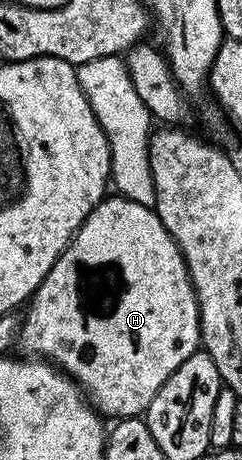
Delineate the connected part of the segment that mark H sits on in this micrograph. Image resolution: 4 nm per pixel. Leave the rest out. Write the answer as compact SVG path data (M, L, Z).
M121 195L107 196L88 215L88 219L74 233L74 238L68 243L68 247L56 259L56 263L48 271L48 275L40 283L40 287L30 298L25 306L26 317L21 318L17 348L22 348L23 354L34 359L45 359L49 364L62 370L66 376L78 382L83 394L88 398L91 405L98 410L99 414L107 418L121 419L123 417L137 417L145 414L146 408L152 403L156 391L188 359L188 355L199 352L202 332L200 331L200 315L198 314L198 300L192 279L188 275L186 260L178 249L177 243L168 235L164 223L160 223L158 214L149 205L141 205Z

